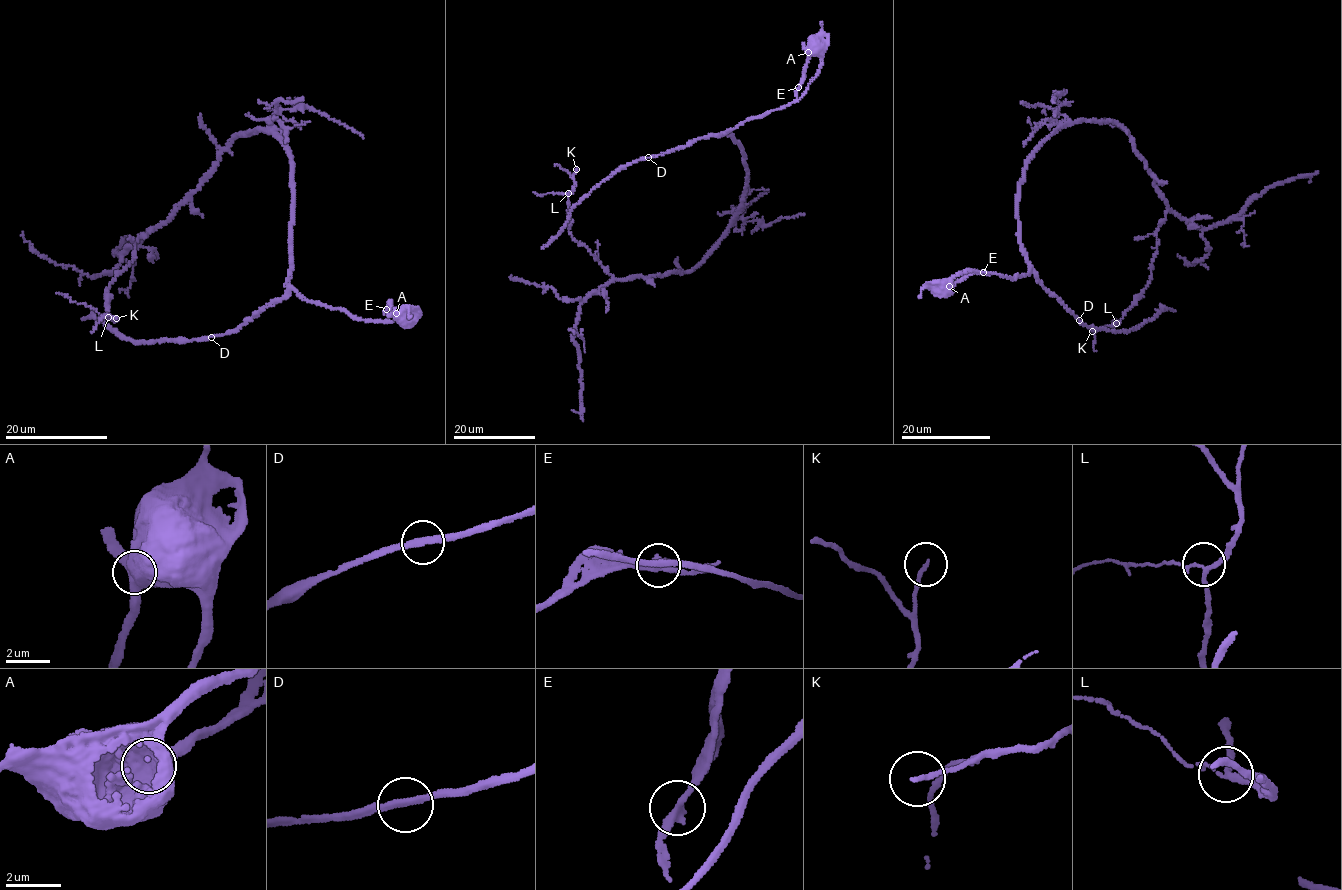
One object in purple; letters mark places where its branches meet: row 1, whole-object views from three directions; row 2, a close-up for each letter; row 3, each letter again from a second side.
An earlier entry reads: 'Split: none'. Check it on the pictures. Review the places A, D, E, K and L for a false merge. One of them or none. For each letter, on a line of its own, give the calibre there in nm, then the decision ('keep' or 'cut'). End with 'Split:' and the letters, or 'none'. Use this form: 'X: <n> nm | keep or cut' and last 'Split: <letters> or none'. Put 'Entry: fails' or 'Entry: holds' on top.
Entry: fails
A: 650 nm | cut
D: 260 nm | keep
E: 280 nm | keep
K: 180 nm | keep
L: 170 nm | keep
Split: A

